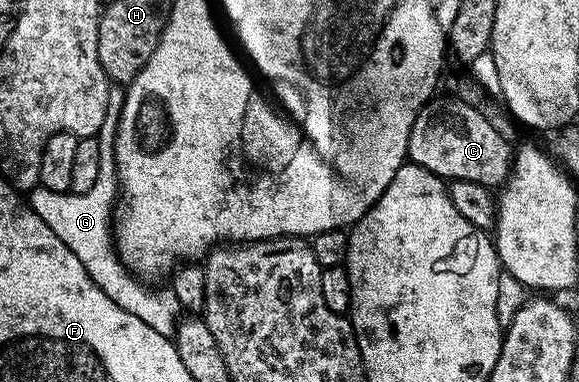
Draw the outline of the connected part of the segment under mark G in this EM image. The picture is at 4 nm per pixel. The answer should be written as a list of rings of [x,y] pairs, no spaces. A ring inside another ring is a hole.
[[[111,85],[108,94],[108,107],[104,112],[104,121],[98,131],[99,144],[99,177],[96,178],[92,190],[87,192],[57,192],[41,186],[31,188],[28,193],[28,203],[42,221],[50,227],[52,234],[84,262],[84,270],[128,314],[136,314],[140,322],[145,322],[156,330],[156,334],[164,334],[173,337],[176,327],[176,304],[169,295],[161,296],[150,288],[145,288],[143,281],[135,276],[133,271],[127,269],[118,256],[118,250],[114,247],[112,239],[112,213],[116,207],[116,201],[120,196],[118,187],[118,171],[115,166],[115,136],[118,129],[118,116],[122,112],[125,100],[125,89],[121,85]]]

